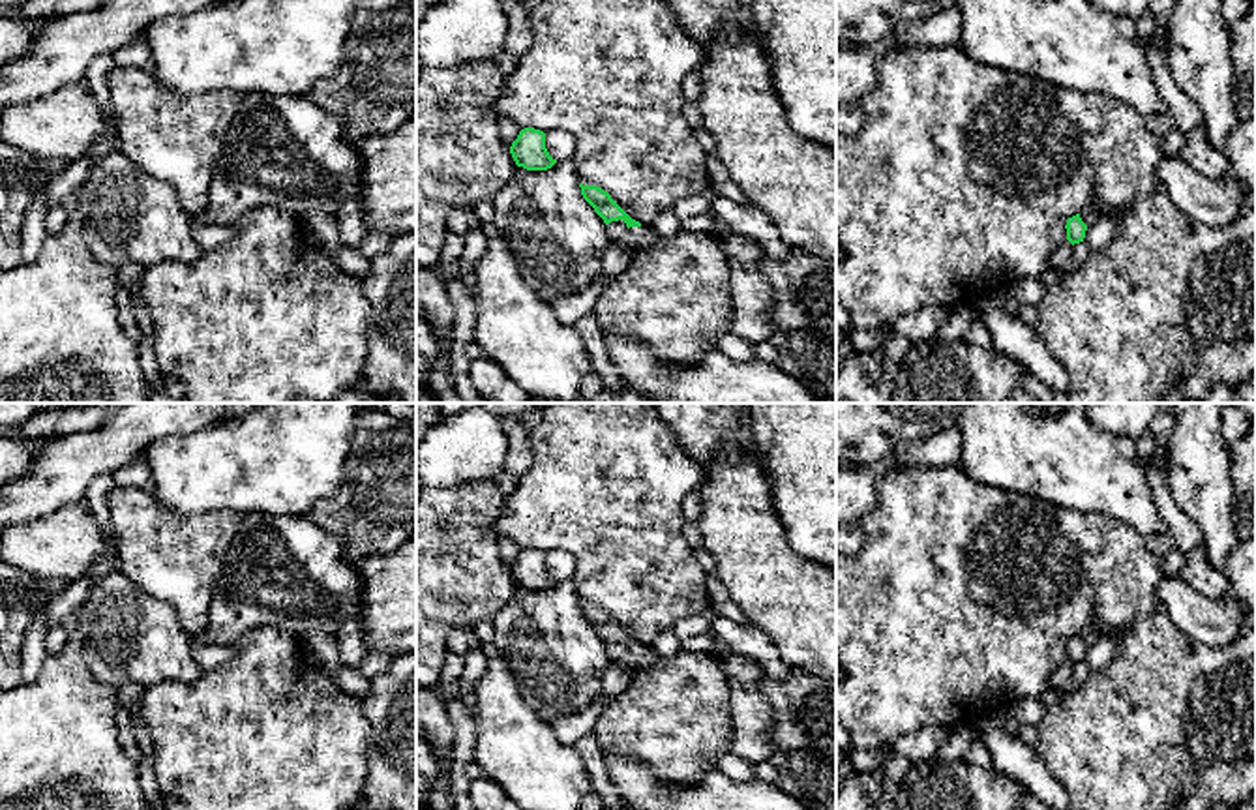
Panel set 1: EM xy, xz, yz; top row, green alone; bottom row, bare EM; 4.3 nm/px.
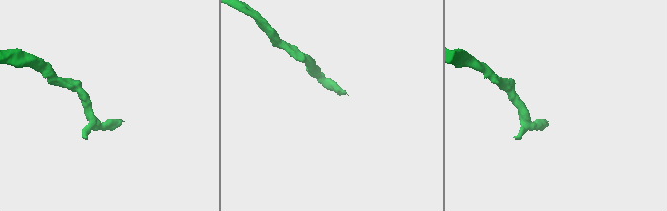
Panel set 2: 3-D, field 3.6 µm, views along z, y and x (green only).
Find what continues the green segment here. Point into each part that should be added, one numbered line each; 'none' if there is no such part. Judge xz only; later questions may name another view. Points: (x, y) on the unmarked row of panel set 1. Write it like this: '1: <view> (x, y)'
1: xz (638, 657)

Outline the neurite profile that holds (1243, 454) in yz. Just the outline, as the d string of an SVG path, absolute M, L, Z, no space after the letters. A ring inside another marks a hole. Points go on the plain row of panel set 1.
M1256 428L1232 448L1232 519L1241 542L1256 538Z

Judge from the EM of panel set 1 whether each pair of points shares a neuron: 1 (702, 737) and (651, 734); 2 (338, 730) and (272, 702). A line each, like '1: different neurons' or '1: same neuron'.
1: same neuron
2: same neuron

